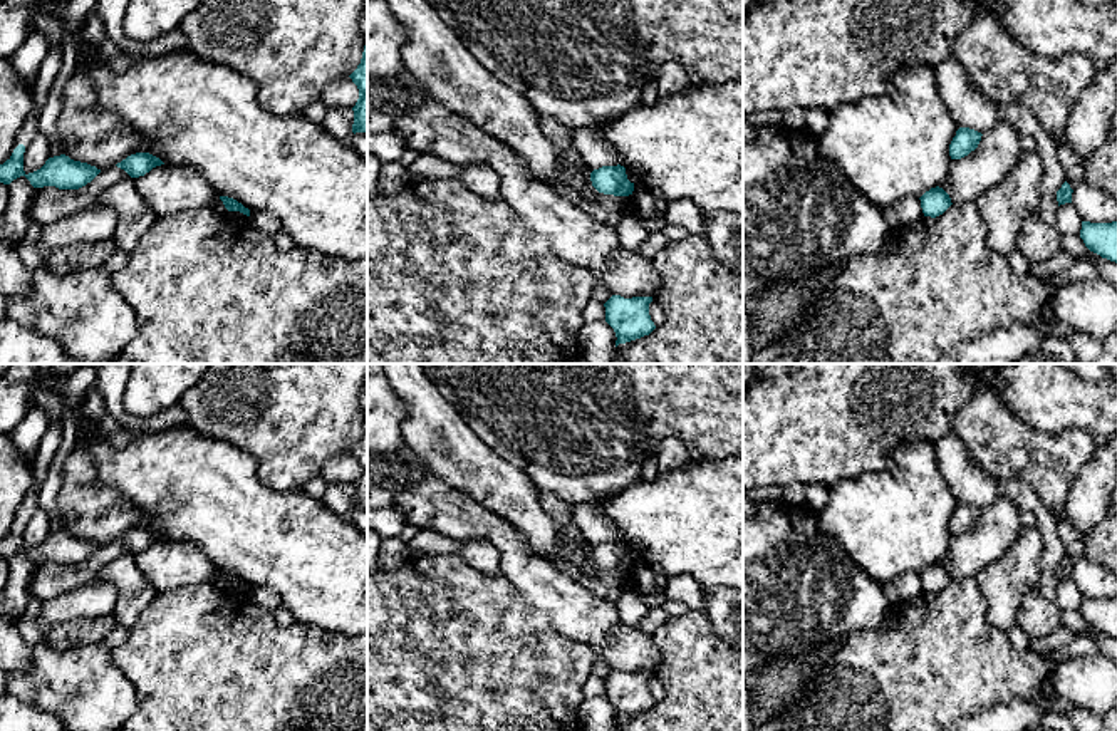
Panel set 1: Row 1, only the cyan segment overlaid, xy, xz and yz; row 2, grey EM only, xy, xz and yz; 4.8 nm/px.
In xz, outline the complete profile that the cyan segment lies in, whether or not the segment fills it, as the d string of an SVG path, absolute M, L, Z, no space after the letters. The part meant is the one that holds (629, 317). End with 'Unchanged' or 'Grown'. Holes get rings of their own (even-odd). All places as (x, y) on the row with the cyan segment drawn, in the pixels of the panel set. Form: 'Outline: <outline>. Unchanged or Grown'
Outline: M612 295L605 303L605 322L616 332L616 347L644 335L649 335L656 325L649 315L652 297L624 298Z. Unchanged

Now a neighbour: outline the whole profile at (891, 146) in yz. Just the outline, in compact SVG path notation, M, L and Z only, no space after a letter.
M912 67L896 74L889 92L830 112L827 129L817 139L822 156L832 159L874 206L886 211L907 196L921 198L944 181L951 164L949 144L958 129L939 94L934 69Z

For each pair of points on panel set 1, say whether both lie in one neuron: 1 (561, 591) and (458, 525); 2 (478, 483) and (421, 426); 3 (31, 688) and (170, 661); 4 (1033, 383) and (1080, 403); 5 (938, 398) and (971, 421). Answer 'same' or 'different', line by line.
1: same
2: same
3: different
4: same
5: different

